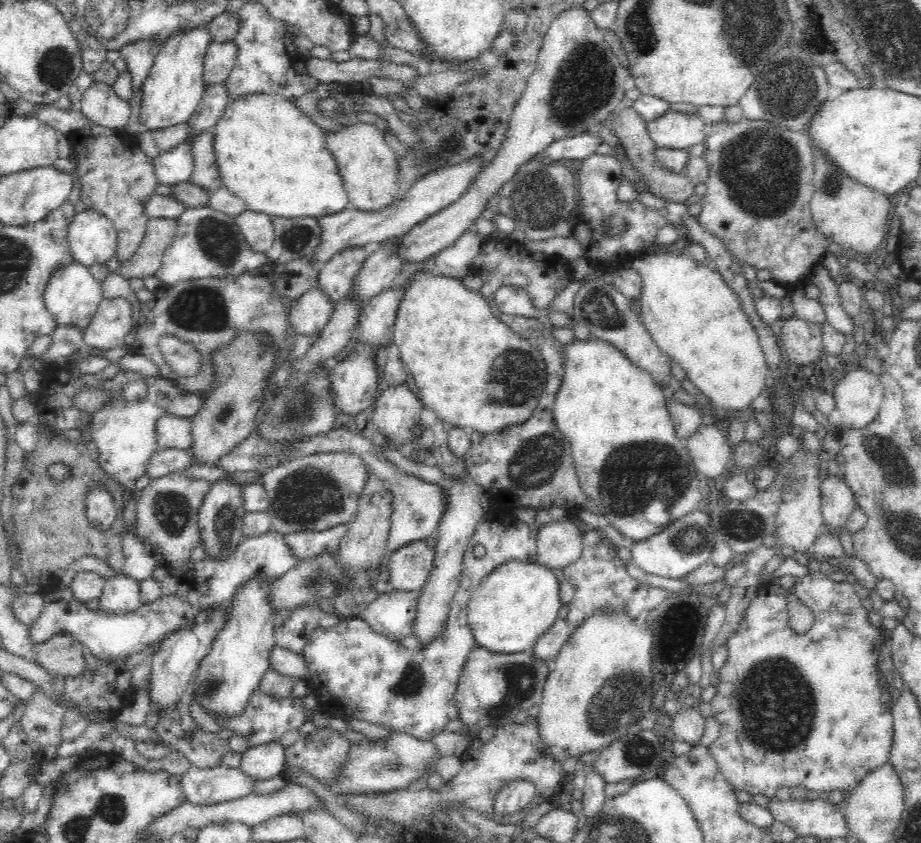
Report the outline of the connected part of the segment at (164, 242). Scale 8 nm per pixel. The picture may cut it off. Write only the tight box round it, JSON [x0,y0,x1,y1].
[116,218,178,280]

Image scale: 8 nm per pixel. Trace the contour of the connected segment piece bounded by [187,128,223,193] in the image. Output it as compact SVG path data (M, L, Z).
M213 128L206 130L192 143L193 171L187 180L194 186L205 190L207 193L222 188L223 182L215 163L212 144Z

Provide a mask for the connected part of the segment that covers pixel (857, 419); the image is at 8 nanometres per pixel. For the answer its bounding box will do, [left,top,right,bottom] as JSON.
[834,367,885,428]

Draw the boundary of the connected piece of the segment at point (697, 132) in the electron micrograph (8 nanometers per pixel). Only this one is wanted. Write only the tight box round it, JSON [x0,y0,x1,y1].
[648,112,705,149]

